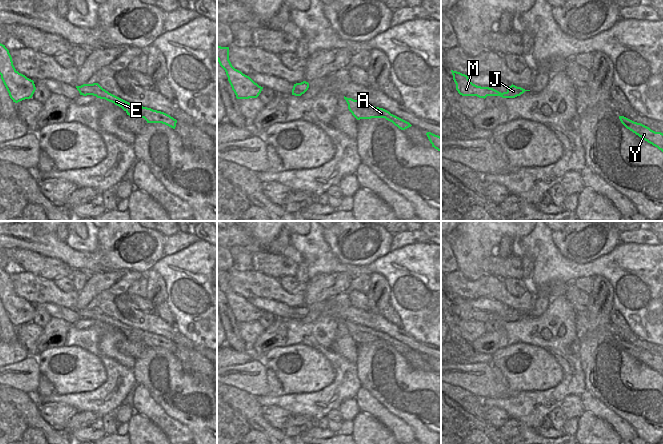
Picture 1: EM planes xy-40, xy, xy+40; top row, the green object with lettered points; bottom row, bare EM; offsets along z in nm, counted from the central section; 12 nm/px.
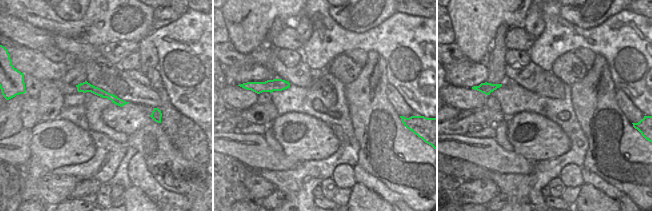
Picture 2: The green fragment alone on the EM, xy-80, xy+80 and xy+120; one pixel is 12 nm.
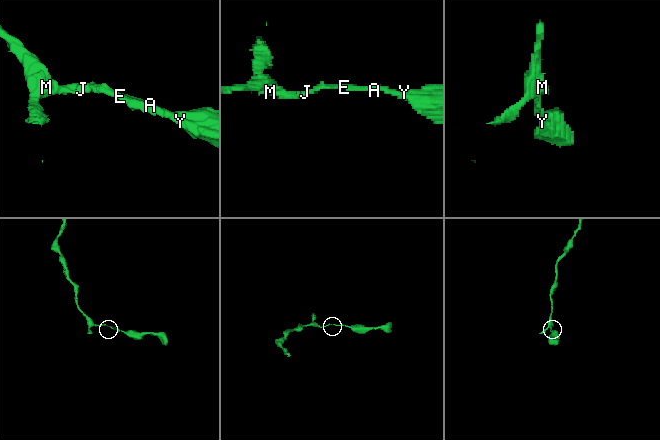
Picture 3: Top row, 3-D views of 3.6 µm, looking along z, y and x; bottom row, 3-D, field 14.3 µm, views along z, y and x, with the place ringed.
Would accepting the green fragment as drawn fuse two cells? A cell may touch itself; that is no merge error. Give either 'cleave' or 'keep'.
keep

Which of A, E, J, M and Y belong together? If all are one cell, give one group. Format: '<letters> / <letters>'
A E J M Y

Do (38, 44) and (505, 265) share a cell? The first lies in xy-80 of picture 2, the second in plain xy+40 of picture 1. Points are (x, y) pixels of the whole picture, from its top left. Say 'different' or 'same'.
same

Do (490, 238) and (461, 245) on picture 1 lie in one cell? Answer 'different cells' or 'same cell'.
same cell

